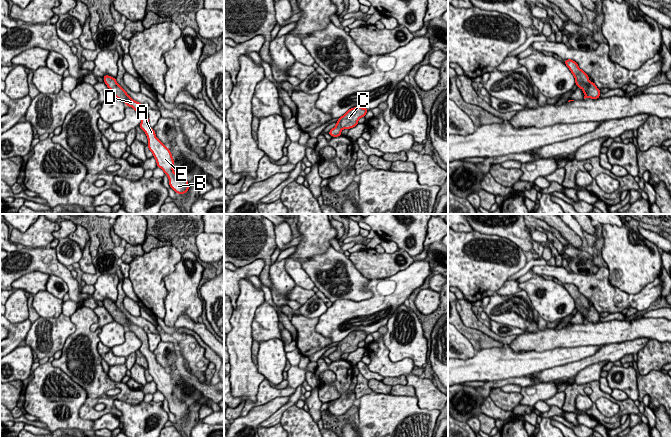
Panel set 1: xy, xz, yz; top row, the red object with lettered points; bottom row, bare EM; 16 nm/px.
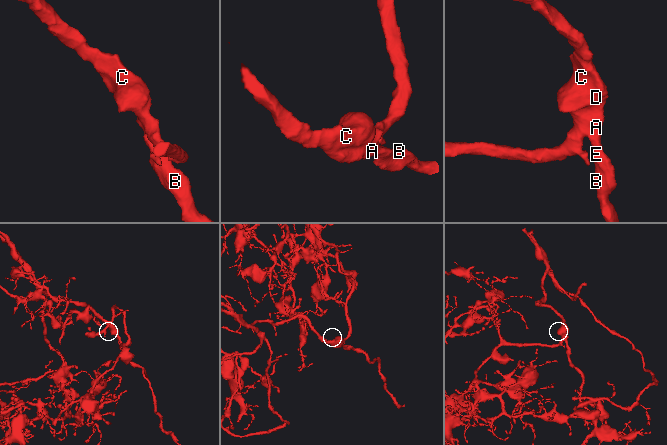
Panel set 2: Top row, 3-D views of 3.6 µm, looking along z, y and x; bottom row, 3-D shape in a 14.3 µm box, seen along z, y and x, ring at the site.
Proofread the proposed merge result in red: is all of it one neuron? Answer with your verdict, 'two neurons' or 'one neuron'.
one neuron

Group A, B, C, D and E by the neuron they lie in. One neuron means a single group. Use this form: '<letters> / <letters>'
A B C D E

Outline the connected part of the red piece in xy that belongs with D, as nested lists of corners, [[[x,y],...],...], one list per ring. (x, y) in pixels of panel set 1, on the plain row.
[[[105,299],[103,304],[115,322],[124,326],[126,330],[132,331],[141,341],[141,347],[139,351],[145,356],[147,360],[147,370],[156,384],[157,391],[161,392],[167,399],[170,412],[179,419],[186,417],[190,412],[188,410],[189,405],[186,403],[186,401],[180,400],[174,396],[174,383],[172,381],[171,375],[156,361],[154,353],[150,351],[147,333],[143,330],[143,328],[133,324],[116,306],[116,302]]]

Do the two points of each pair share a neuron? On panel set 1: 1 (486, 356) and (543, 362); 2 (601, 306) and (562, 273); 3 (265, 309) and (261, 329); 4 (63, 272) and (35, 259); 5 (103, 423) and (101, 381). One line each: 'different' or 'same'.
1: same
2: same
3: same
4: same
5: different

